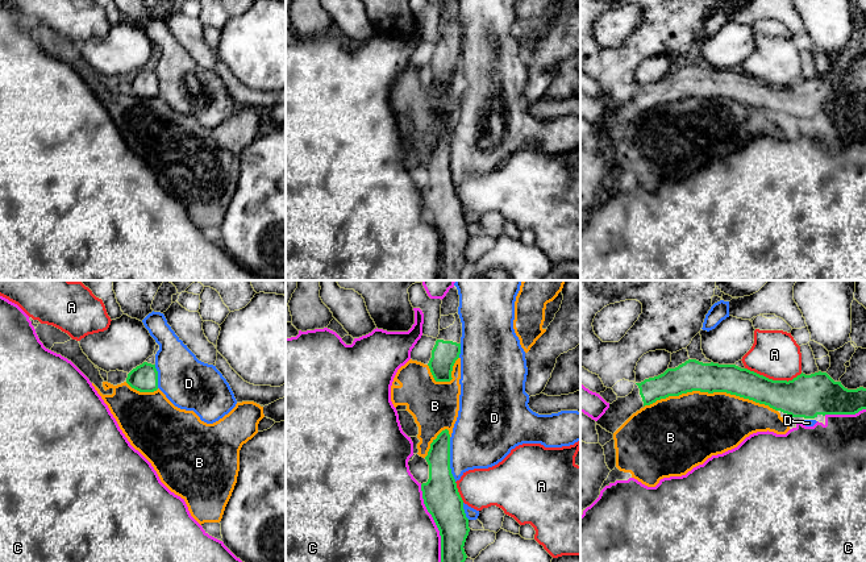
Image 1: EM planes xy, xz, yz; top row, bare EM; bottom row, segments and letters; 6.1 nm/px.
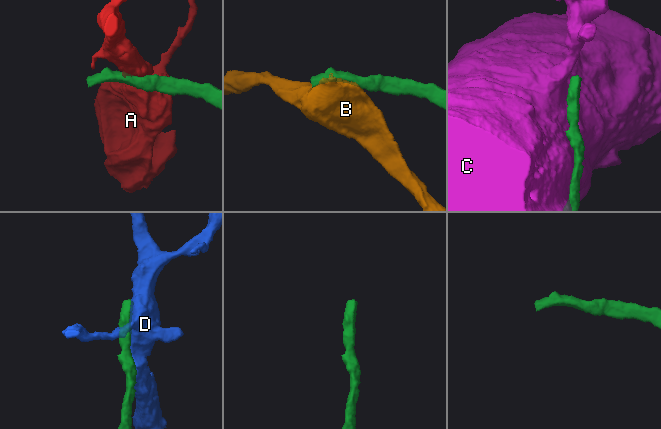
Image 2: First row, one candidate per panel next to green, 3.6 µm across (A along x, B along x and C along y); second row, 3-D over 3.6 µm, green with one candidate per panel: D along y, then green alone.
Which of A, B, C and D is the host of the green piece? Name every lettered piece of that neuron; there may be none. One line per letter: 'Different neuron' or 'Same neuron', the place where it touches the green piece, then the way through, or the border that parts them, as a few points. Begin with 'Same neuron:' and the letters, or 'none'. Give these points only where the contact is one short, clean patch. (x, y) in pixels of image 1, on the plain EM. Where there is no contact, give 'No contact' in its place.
Same neuron: none
A: Different neuron. Touches green at yz (774, 86)
B: Different neuron. Touches green at yz (711, 98)
C: Different neuron. Touches green at xz (437, 232)
D: Different neuron. Touches green at xz (449, 165)

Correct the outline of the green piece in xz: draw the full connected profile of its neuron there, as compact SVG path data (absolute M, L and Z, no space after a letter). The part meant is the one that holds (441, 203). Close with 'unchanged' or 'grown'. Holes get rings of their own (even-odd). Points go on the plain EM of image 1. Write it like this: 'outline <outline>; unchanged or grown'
outline M447 134L442 136L433 145L425 165L429 170L429 184L421 190L421 196L424 209L432 220L441 241L441 276L442 280L463 280L461 272L467 263L463 251L470 233L463 215L463 205L450 174L450 140Z; unchanged

